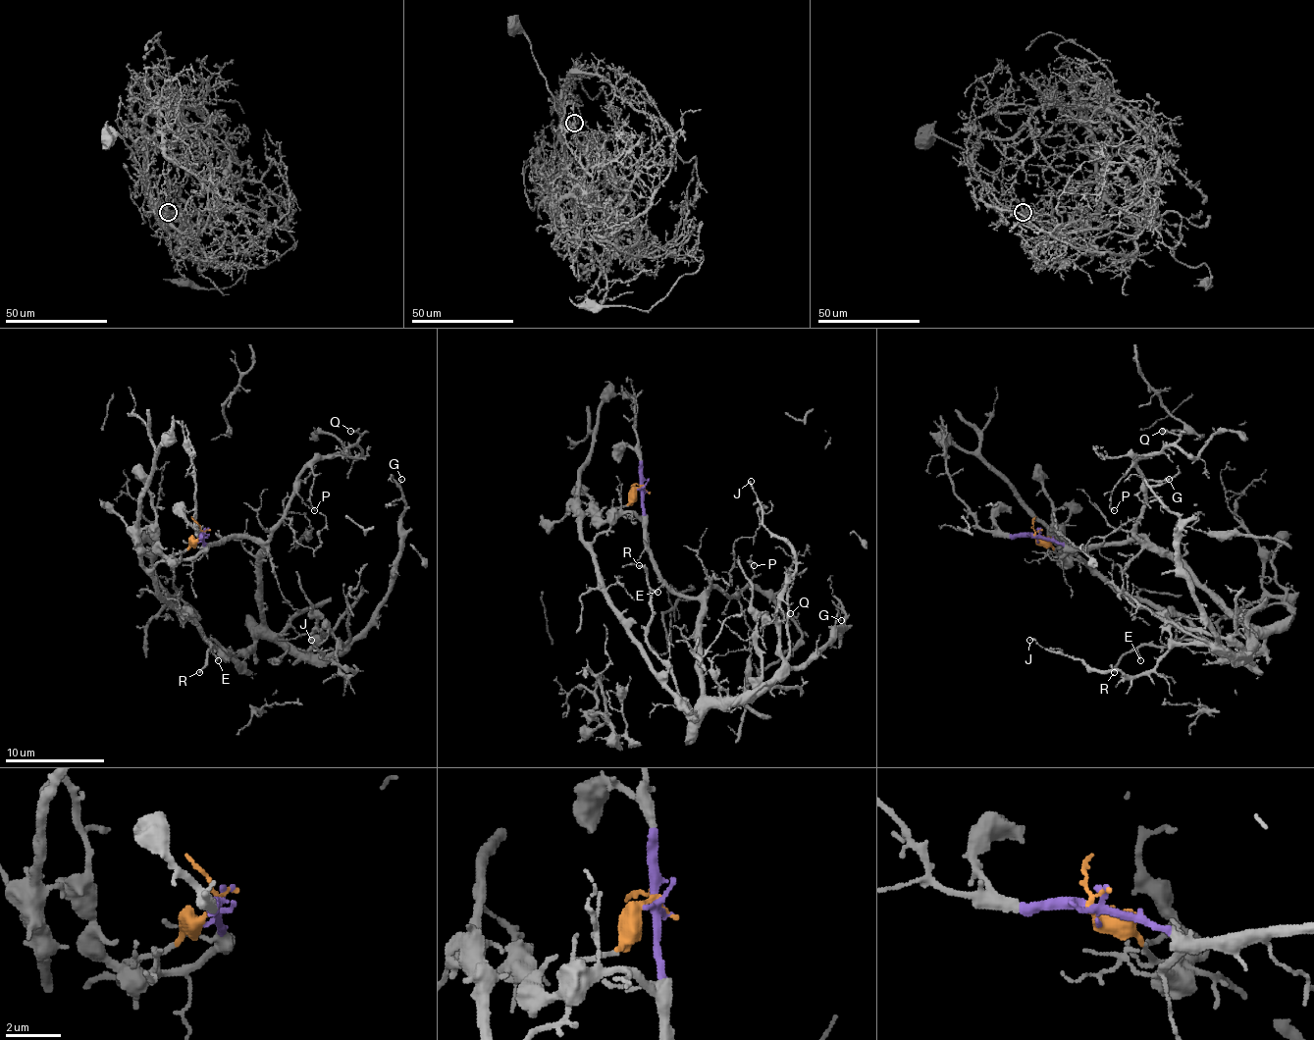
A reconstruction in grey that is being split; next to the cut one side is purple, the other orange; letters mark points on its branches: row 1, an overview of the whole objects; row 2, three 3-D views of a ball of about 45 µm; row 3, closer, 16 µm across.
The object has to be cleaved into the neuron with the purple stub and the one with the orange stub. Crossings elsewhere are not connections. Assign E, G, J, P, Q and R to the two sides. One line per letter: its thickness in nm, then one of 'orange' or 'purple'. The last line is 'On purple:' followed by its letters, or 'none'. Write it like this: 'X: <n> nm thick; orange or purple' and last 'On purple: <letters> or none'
E: 110 nm thick; purple
G: 90 nm thick; purple
J: 110 nm thick; purple
P: 100 nm thick; purple
Q: 140 nm thick; purple
R: 170 nm thick; purple
On purple: E, G, J, P, Q, R

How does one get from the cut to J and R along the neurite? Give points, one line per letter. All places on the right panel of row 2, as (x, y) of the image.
J: (1037, 535), (1075, 546), (1144, 537), (1167, 549), (1246, 629), (1246, 651), (1175, 644), (1128, 676), (1030, 639)
R: (1037, 535), (1075, 546), (1144, 537), (1264, 642), (1239, 656), (1225, 656), (1199, 639), (1139, 644), (1115, 671)

